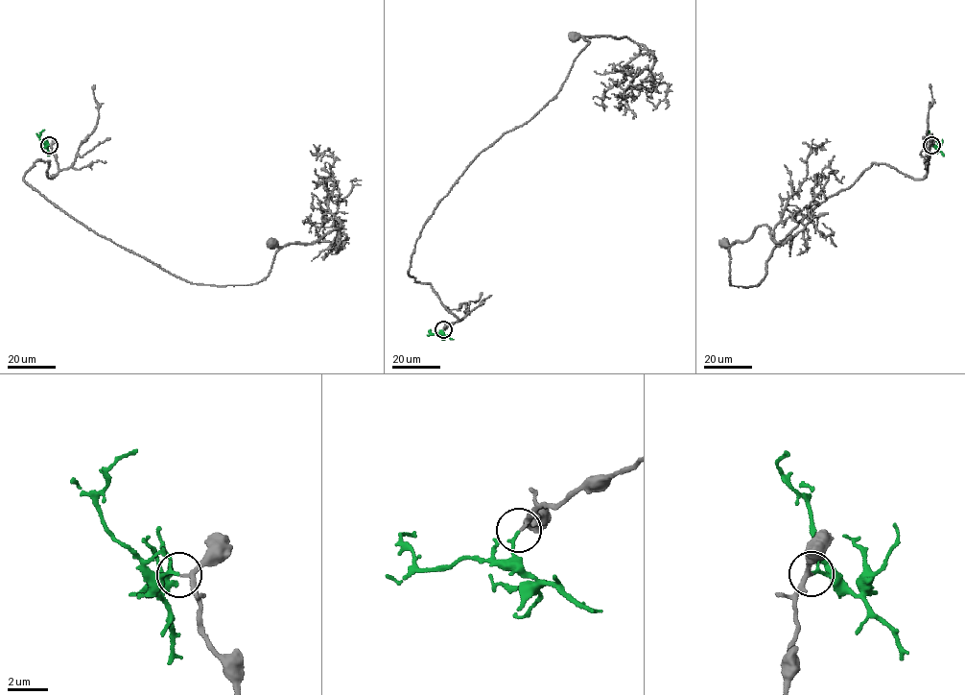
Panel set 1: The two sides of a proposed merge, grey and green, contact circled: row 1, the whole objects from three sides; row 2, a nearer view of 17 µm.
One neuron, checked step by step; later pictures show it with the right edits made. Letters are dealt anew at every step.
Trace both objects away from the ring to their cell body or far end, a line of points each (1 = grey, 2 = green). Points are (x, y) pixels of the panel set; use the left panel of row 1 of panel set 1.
1: (49, 145), (58, 171), (37, 159), (28, 184), (173, 275), (257, 283), (272, 244)
2: (49, 145), (39, 138), (44, 130)

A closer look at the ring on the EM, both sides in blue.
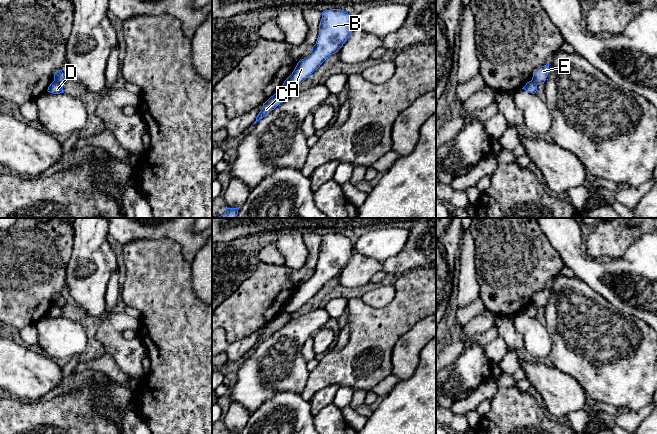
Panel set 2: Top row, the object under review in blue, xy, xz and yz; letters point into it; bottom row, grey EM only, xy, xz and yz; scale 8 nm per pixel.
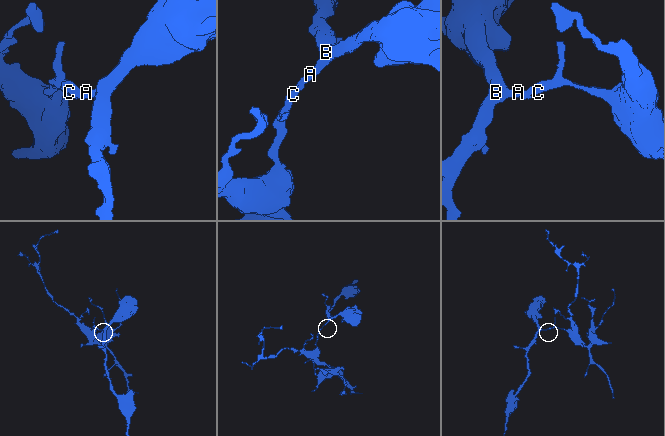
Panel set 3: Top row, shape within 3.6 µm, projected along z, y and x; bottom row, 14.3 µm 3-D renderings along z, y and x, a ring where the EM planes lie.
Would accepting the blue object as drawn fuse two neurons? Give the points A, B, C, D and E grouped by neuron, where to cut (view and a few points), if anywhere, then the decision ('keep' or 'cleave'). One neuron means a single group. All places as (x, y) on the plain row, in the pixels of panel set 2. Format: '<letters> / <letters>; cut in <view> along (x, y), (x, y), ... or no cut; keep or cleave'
A B D / C E; cut in xz along (288, 313), (280, 314); cleave

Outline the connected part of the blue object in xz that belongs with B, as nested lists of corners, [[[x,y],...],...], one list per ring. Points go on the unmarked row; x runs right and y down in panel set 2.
[[[341,233],[323,235],[316,268],[311,277],[297,287],[280,314],[291,314],[300,309],[343,270],[354,253],[354,243],[347,236]]]

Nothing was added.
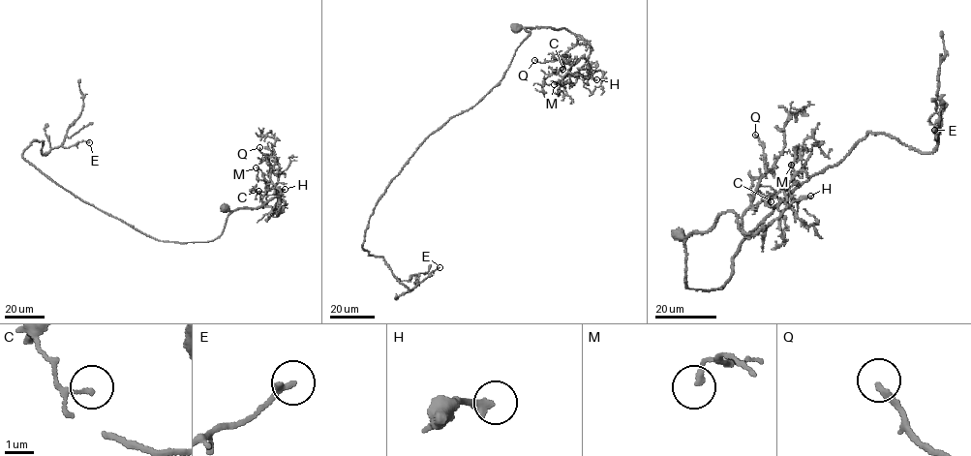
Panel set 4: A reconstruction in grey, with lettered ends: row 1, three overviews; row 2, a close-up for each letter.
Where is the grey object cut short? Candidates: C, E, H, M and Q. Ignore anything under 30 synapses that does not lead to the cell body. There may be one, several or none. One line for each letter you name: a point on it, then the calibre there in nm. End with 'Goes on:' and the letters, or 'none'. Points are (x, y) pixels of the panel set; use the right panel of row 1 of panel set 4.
Goes on: none

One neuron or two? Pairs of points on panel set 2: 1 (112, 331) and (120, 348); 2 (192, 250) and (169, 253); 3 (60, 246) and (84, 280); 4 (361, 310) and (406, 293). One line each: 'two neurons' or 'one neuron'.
1: one neuron
2: two neurons
3: two neurons
4: one neuron

